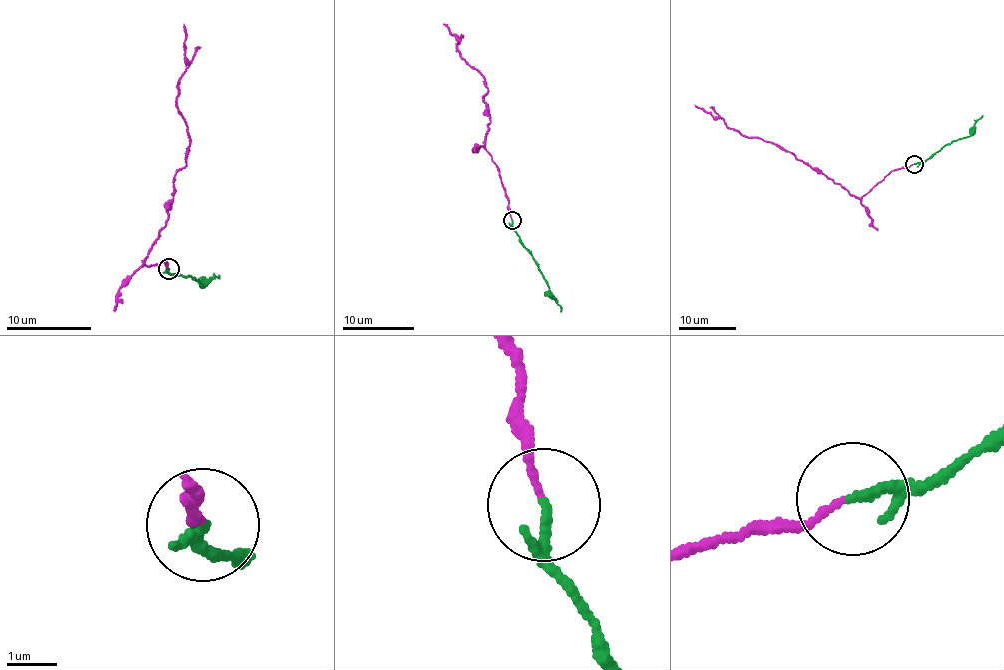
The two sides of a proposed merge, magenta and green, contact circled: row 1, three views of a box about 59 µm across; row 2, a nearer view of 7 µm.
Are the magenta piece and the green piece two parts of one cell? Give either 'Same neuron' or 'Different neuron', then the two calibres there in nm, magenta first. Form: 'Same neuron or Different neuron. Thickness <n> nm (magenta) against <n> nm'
Same neuron. Thickness 130 nm (magenta) against 130 nm

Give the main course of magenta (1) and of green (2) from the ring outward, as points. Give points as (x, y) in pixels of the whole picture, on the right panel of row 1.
1: (913, 164), (889, 172), (867, 192), (854, 196), (788, 151), (728, 127), (720, 117), (694, 105)
2: (913, 164), (924, 162), (952, 141), (966, 138), (983, 115)

